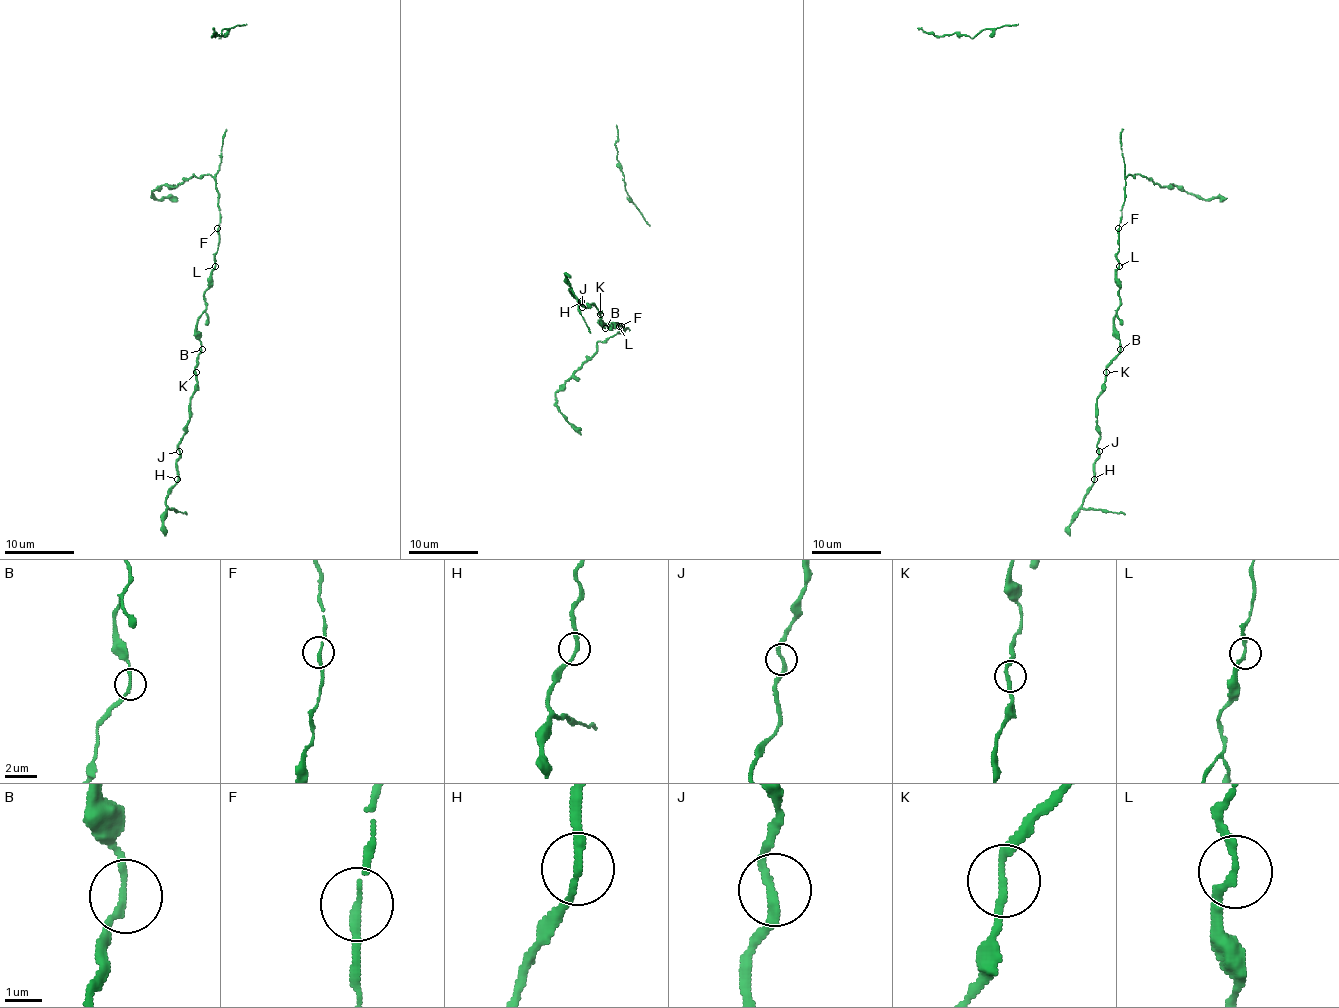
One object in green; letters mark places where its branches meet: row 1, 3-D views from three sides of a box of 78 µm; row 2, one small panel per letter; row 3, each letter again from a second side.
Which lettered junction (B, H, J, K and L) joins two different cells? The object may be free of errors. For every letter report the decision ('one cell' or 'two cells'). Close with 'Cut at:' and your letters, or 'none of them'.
B: one cell
H: one cell
J: one cell
K: one cell
L: one cell
Cut at: none of them

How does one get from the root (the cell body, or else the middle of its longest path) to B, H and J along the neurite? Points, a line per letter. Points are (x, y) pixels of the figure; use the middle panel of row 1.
B: (623, 326), (616, 324), (609, 328), (602, 321), (605, 328)
H: (623, 326), (616, 324), (609, 328), (602, 321), (605, 328), (600, 312), (593, 305), (586, 307), (581, 301)
J: (623, 326), (616, 324), (609, 328), (602, 321), (605, 328), (600, 312), (593, 305), (582, 307)

